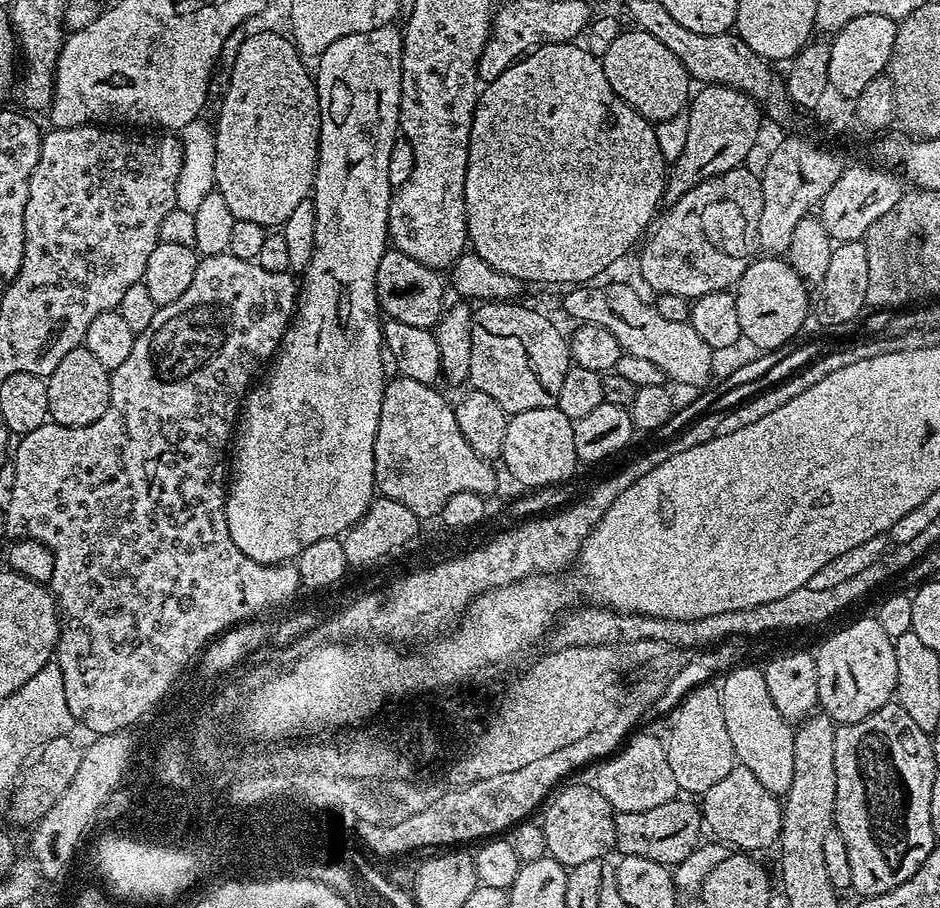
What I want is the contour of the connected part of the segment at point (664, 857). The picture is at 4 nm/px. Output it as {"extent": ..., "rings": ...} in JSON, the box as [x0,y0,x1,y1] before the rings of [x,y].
{"extent":[610,798,702,866],"rings":[[[670,798],[650,810],[641,812],[616,812],[611,821],[610,836],[616,839],[620,856],[637,856],[659,864],[675,866],[684,861],[700,843],[702,817],[699,807],[686,798]]]}

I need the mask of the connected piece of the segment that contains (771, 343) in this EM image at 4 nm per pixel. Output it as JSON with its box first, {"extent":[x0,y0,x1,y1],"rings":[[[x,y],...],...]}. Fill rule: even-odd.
{"extent":[734,254,810,350],"rings":[[[768,254],[761,258],[753,259],[749,264],[746,274],[734,285],[734,295],[738,306],[738,326],[740,335],[745,341],[756,347],[756,350],[772,349],[782,346],[788,339],[797,335],[799,328],[803,326],[804,319],[810,316],[810,291],[809,285],[792,268],[787,259],[777,258]]]}

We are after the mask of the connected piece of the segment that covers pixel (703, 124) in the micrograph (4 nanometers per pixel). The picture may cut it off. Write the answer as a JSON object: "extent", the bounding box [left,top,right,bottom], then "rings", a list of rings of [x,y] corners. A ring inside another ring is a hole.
{"extent":[666,84,762,205],"rings":[[[709,84],[699,90],[701,92],[697,96],[695,93],[691,97],[690,107],[686,112],[686,144],[681,156],[666,172],[666,200],[669,205],[678,202],[682,194],[686,194],[703,180],[741,167],[760,136],[762,109],[751,96],[739,92],[737,88],[727,88],[725,84]]]}

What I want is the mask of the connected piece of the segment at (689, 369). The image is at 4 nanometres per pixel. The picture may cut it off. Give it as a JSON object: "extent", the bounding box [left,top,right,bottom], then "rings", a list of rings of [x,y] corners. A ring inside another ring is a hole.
{"extent":[564,284,713,386],"rings":[[[604,284],[601,288],[596,286],[572,286],[567,289],[564,296],[564,308],[580,324],[593,324],[600,326],[602,330],[608,330],[614,336],[621,349],[638,358],[646,358],[654,366],[661,369],[668,380],[677,380],[680,384],[700,384],[704,386],[709,383],[708,375],[712,372],[713,349],[709,348],[702,338],[692,329],[691,323],[670,322],[658,314],[658,310],[648,301],[643,300],[628,284]]]}

